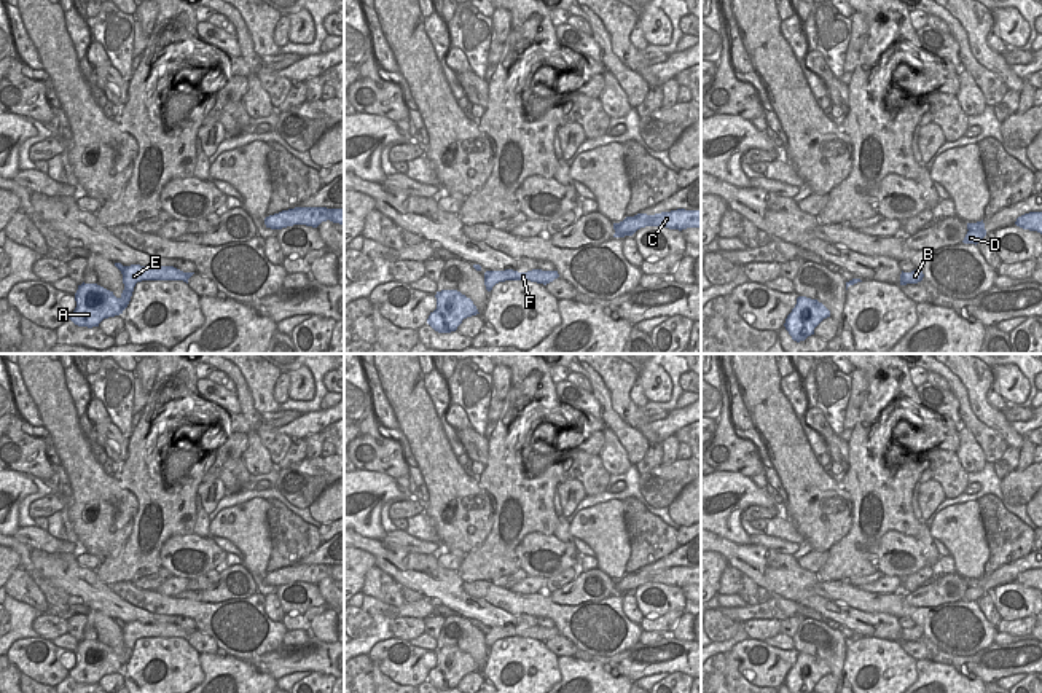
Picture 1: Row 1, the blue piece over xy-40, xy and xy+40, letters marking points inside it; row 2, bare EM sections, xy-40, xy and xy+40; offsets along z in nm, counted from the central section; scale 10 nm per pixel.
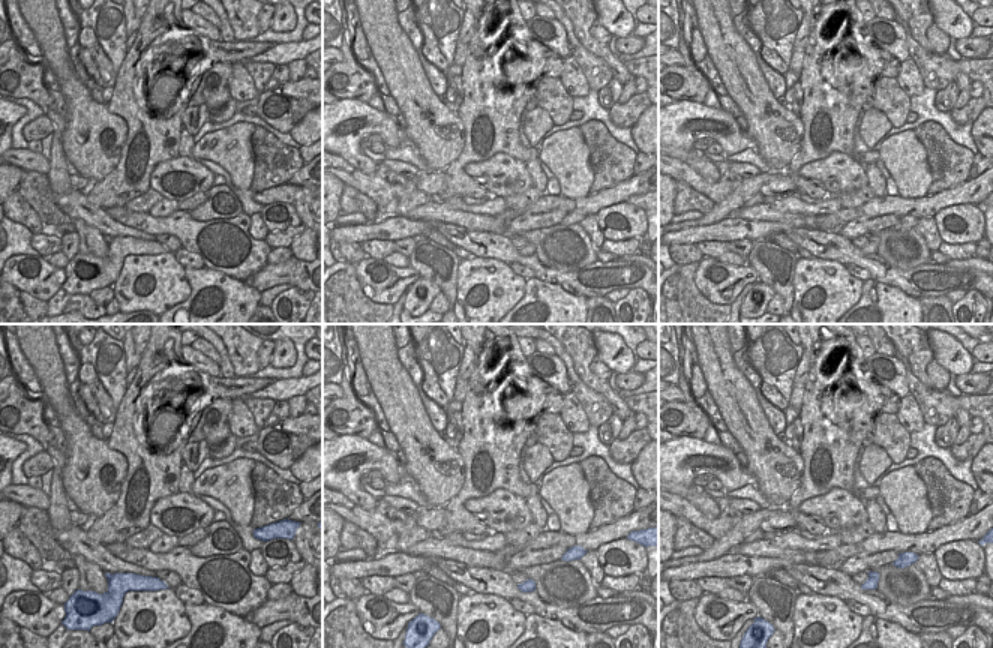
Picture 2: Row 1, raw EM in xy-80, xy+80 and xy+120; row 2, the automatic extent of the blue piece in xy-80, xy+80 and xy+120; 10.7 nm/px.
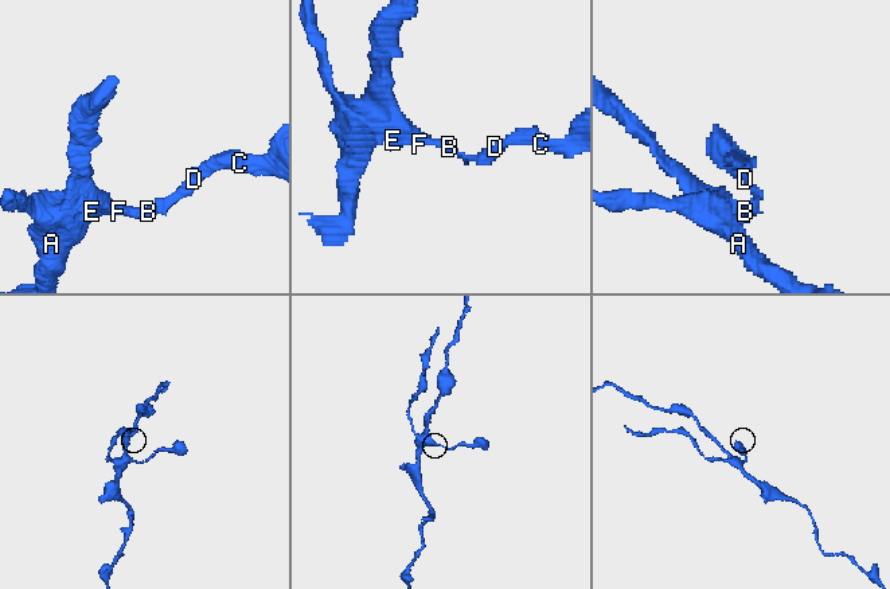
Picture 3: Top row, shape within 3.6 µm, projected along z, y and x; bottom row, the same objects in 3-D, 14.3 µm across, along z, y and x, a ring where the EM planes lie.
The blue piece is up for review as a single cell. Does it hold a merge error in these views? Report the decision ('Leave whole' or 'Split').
Leave whole

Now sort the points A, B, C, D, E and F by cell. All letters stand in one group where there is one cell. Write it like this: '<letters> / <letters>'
A B C D E F

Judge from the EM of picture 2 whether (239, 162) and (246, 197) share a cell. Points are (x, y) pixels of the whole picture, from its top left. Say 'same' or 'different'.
different

